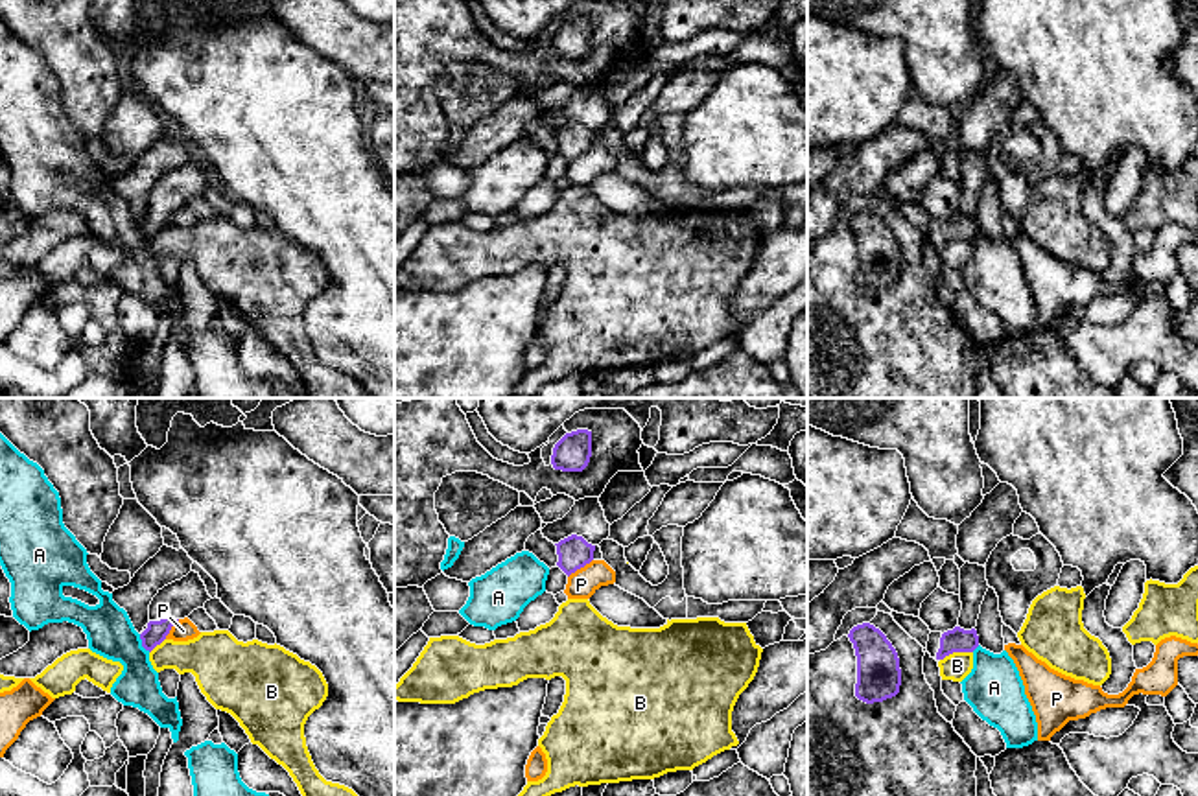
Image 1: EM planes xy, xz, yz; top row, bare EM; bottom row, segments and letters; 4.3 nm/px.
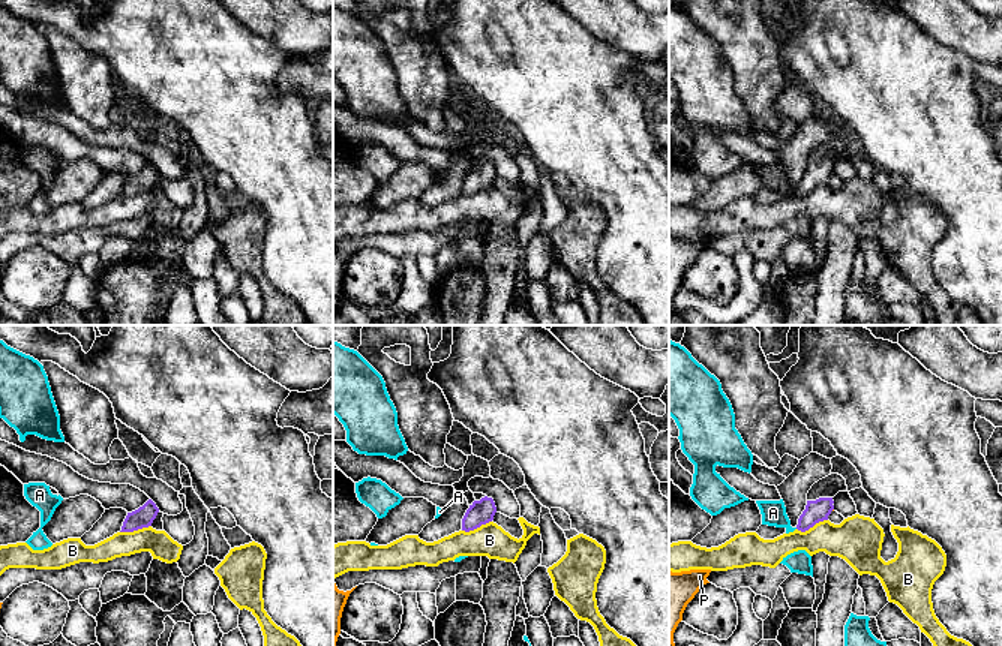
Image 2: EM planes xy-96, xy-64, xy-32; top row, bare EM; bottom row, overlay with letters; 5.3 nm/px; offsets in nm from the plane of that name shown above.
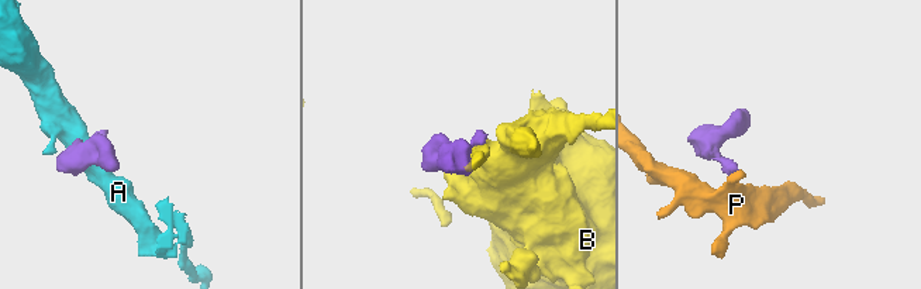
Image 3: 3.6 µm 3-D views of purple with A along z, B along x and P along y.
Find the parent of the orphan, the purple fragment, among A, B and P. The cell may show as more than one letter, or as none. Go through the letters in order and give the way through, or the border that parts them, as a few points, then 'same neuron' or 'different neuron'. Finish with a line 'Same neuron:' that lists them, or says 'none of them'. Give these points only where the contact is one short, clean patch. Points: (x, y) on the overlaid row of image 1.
A: border xy (139, 634), (140, 643), (150, 651); different neuron
B: border yz (972, 651), (953, 651), (940, 660); different neuron
P: border xz (592, 559), (568, 577); different neuron
Same neuron: none of them

